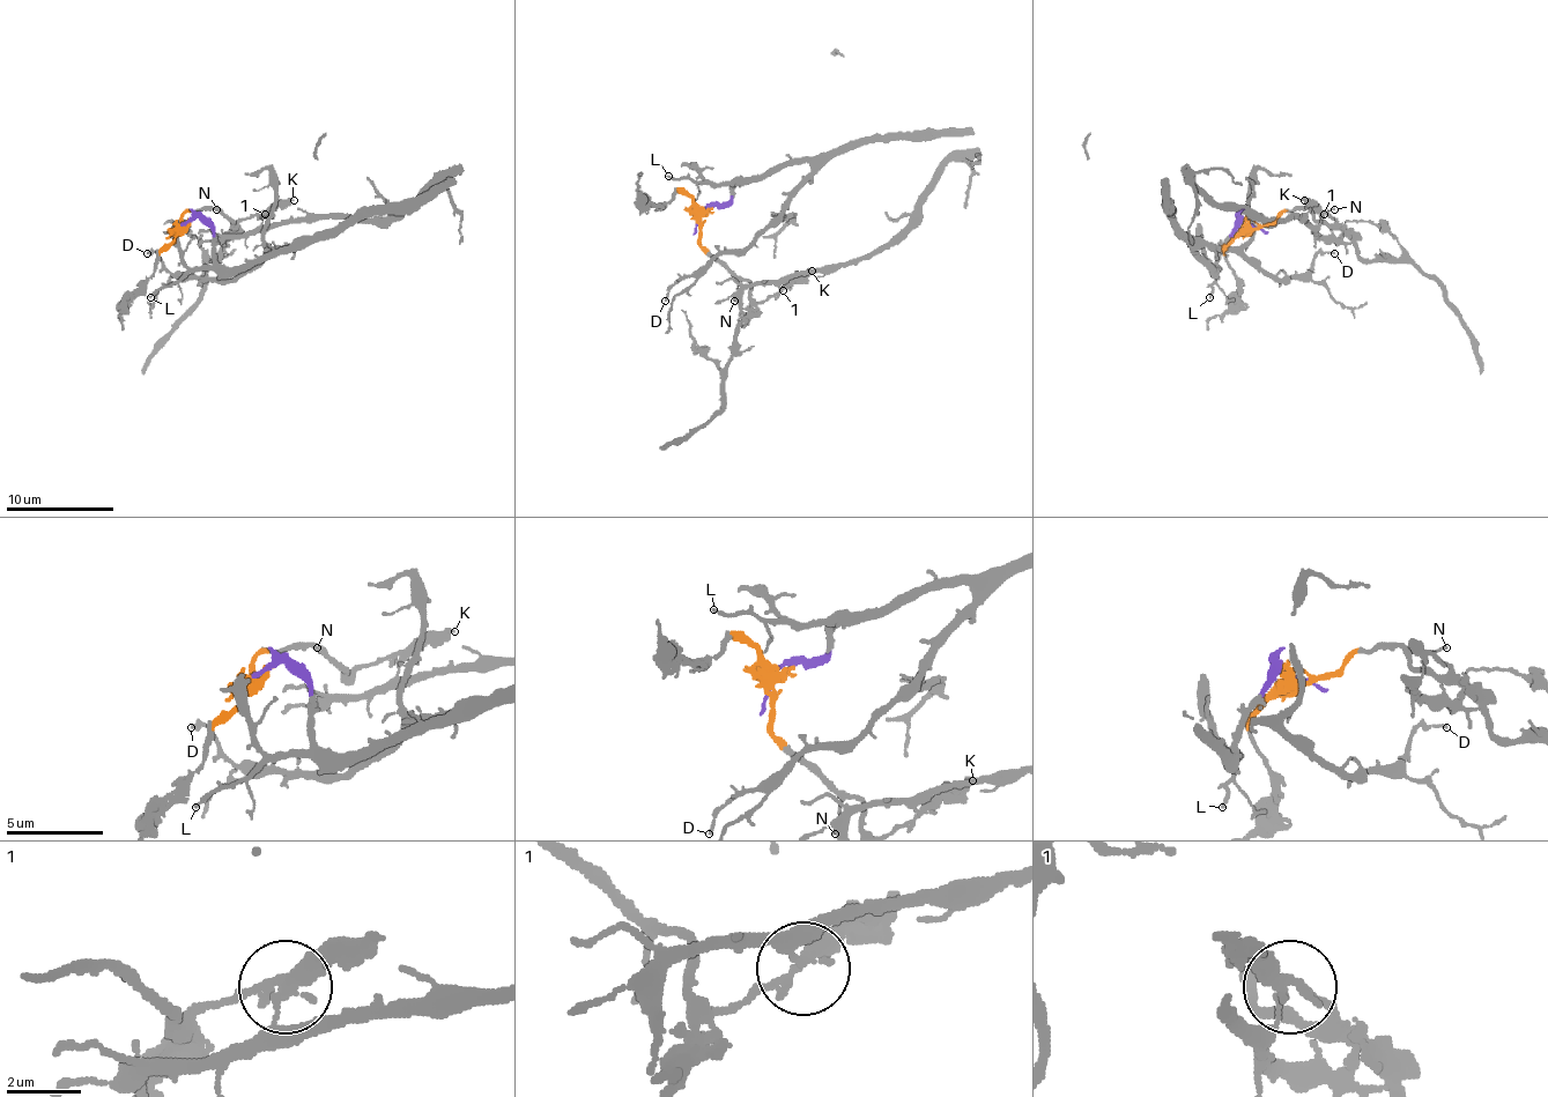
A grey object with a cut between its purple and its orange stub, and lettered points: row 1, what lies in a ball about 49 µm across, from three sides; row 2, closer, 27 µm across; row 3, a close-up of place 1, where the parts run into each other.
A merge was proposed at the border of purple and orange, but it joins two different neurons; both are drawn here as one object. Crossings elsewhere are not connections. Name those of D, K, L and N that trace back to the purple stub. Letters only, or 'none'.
D, L

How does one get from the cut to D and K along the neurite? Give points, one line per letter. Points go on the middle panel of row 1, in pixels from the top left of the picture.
D: (702, 213), (742, 180), (787, 164), (812, 167), (750, 245), (718, 250), (665, 301)
K: (702, 215), (700, 239), (750, 284), (755, 301), (777, 296), (812, 272)

